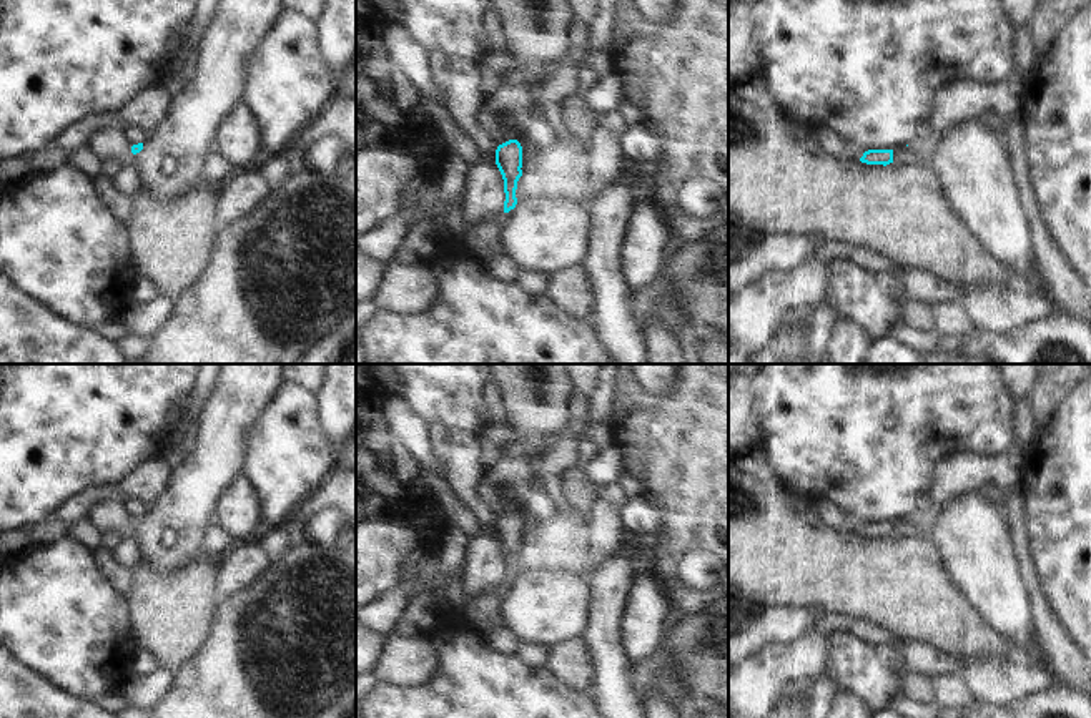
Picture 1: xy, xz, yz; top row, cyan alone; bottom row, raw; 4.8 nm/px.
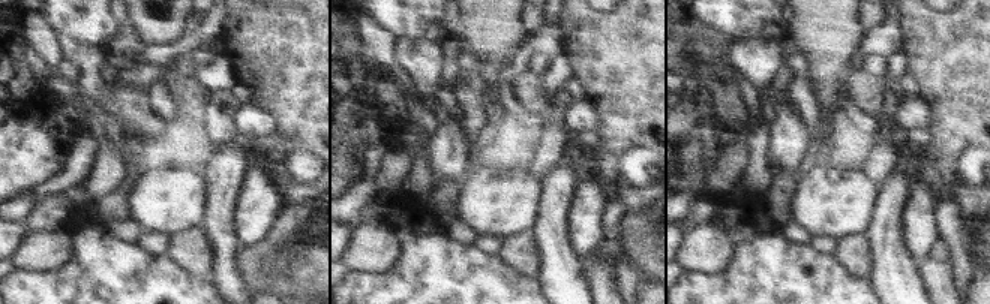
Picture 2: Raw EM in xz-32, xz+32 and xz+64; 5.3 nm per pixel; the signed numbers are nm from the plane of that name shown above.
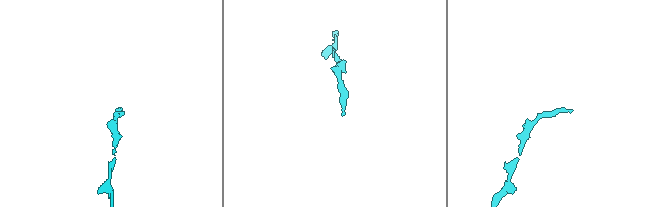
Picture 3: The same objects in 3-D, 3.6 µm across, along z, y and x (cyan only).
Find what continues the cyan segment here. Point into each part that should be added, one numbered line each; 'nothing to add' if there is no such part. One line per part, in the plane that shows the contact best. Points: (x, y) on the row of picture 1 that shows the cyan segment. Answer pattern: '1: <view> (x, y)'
nothing to add

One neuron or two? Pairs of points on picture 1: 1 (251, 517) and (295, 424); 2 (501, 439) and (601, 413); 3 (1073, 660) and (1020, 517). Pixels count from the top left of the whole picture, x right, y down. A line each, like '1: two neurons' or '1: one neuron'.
1: two neurons
2: two neurons
3: one neuron

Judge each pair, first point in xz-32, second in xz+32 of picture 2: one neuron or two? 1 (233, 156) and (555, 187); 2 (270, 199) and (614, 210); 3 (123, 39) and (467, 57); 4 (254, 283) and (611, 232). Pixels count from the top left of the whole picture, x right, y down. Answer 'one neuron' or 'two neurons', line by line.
1: one neuron
2: two neurons
3: two neurons
4: two neurons

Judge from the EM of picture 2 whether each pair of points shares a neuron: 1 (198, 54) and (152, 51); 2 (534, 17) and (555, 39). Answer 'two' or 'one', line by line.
1: two
2: two

